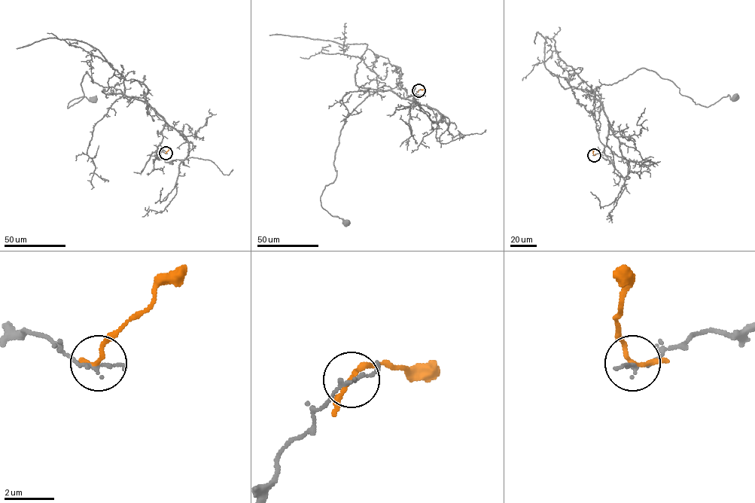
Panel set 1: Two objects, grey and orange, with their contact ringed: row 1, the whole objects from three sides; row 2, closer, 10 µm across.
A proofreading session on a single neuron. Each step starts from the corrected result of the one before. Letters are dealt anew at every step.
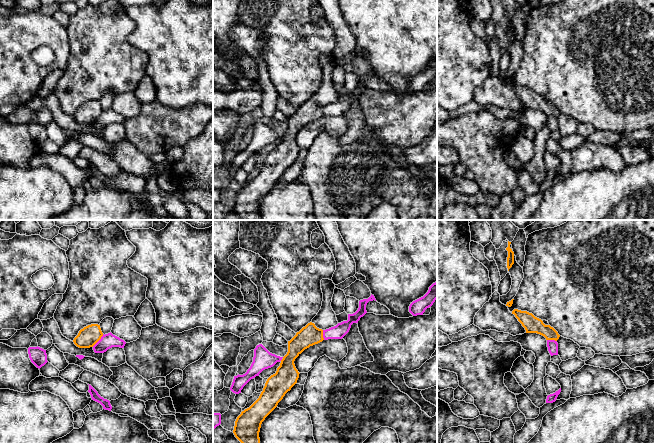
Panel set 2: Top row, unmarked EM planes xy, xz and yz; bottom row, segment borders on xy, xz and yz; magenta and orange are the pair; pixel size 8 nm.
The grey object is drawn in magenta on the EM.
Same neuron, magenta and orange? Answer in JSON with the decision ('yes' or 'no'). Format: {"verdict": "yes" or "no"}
{"verdict": "no"}

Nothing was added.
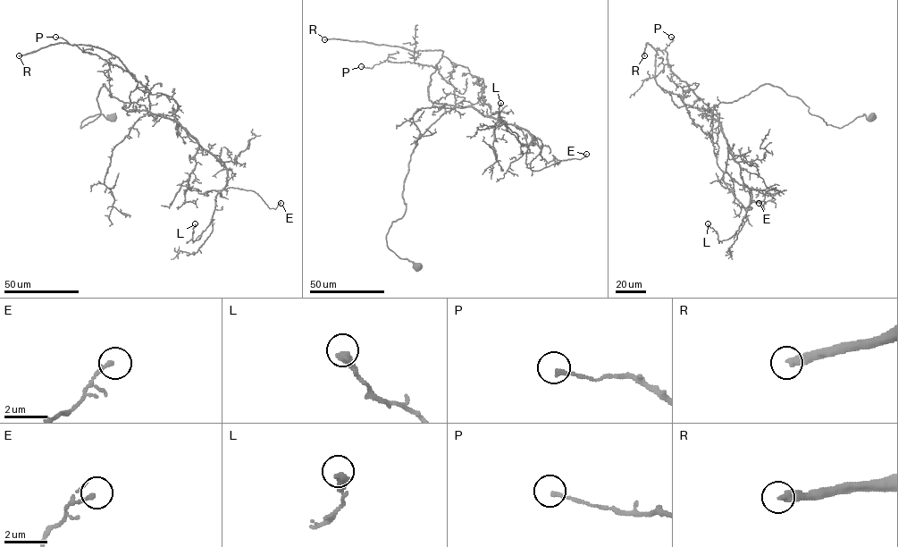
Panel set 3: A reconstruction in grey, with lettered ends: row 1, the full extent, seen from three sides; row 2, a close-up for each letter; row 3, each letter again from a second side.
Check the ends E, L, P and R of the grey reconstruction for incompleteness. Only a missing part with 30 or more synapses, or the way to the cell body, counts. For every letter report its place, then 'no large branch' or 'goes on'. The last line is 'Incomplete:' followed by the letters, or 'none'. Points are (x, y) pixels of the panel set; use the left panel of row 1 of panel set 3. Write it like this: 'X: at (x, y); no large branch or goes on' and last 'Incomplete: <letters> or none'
E: at (281, 203); no large branch
L: at (195, 223); no large branch
P: at (55, 37); no large branch
R: at (19, 55); goes on
Incomplete: R

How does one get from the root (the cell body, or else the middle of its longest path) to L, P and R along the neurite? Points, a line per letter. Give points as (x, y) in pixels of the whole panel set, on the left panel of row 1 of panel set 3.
L: (112, 117), (80, 127), (100, 115), (104, 83), (176, 121), (225, 164), (227, 185), (193, 240), (195, 223)
P: (112, 117), (89, 116), (80, 127), (100, 115), (104, 83), (148, 112), (149, 91), (55, 37)
R: (112, 117), (80, 127), (104, 83), (148, 112), (122, 107), (138, 80), (117, 57), (19, 55)

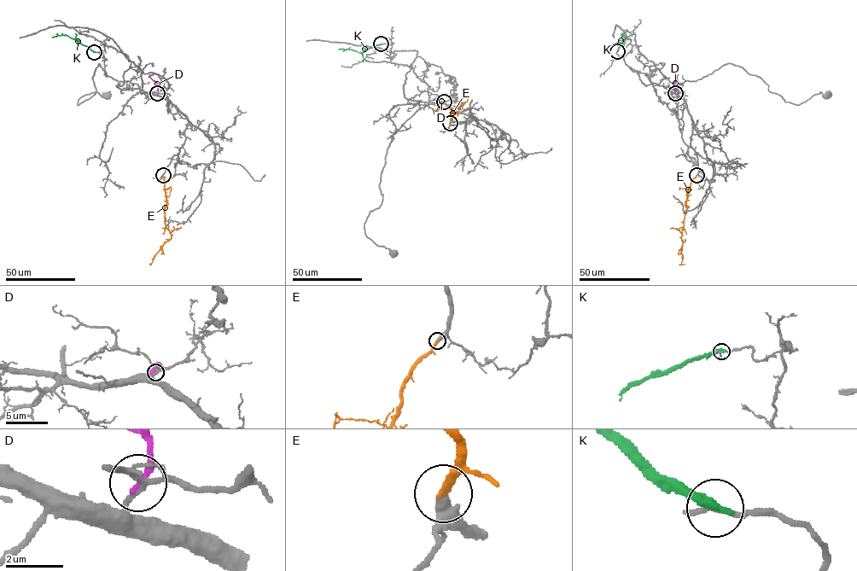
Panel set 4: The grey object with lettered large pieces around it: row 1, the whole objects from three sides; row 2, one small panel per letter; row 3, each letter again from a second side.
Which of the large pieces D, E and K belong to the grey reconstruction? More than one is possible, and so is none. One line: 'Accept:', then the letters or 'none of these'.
Accept: E

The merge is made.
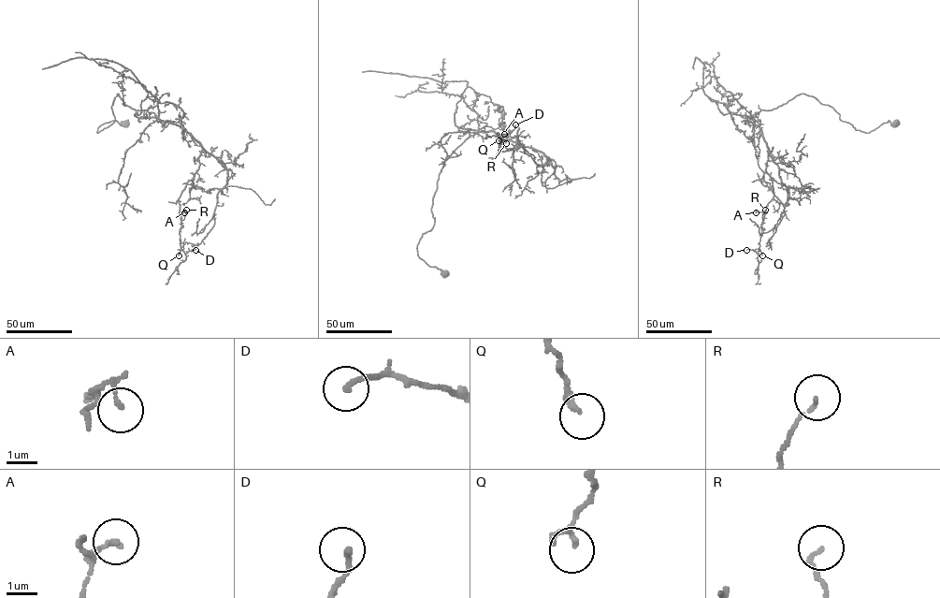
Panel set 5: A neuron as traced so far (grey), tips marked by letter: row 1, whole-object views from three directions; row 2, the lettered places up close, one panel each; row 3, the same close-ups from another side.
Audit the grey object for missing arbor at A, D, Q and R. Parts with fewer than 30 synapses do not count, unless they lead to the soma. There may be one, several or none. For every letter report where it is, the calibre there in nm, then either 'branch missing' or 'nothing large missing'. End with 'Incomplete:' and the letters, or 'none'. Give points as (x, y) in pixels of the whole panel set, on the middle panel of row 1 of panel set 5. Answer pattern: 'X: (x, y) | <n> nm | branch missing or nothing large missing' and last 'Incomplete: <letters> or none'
A: (504, 134) | 130 nm | nothing large missing
D: (515, 124) | 180 nm | nothing large missing
Q: (498, 140) | 120 nm | nothing large missing
R: (506, 143) | 110 nm | nothing large missing
Incomplete: none

